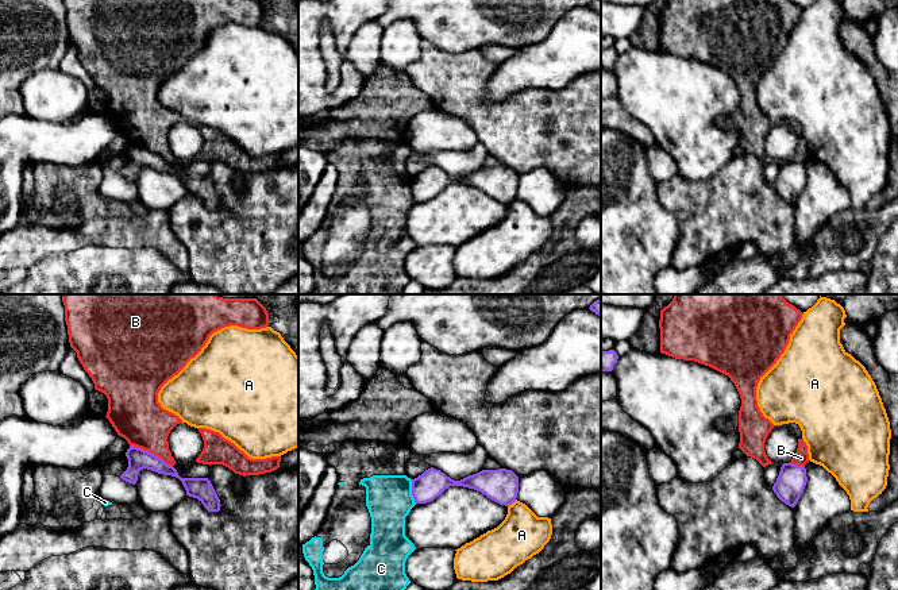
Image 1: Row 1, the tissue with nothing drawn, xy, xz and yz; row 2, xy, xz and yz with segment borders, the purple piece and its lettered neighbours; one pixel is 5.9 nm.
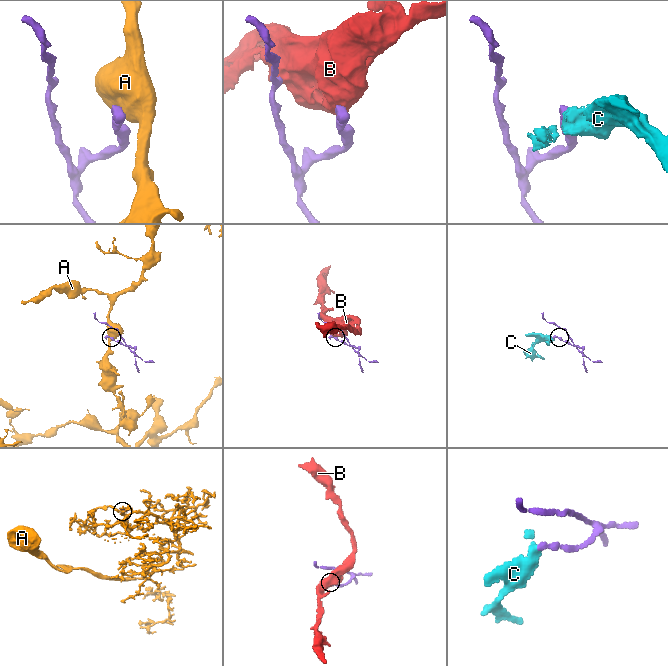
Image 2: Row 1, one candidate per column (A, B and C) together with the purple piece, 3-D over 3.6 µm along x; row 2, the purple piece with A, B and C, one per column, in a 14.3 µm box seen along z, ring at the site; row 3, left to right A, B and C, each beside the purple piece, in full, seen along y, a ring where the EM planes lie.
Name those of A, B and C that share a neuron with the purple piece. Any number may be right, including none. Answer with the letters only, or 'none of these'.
none of these

